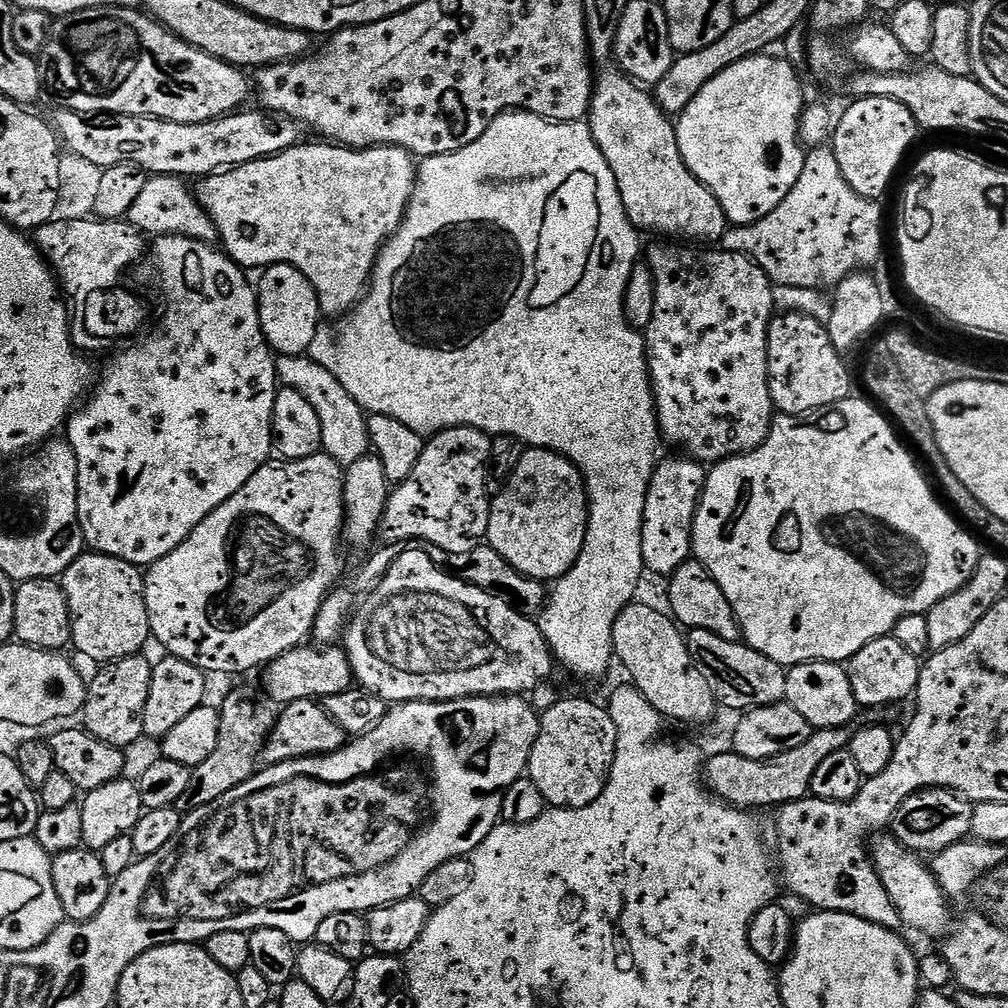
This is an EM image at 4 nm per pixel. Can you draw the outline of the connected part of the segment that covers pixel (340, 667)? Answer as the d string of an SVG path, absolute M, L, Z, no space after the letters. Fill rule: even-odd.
M308 647L291 648L286 654L282 654L263 669L262 675L264 675L265 684L263 687L266 689L267 695L281 705L285 706L300 699L319 701L321 698L347 692L349 688L353 687L352 667L343 647Z

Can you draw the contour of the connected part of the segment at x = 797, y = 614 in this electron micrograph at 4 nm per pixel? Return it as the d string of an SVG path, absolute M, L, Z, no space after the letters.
M856 399L843 400L807 416L777 415L762 446L743 456L731 456L711 465L696 508L692 527L694 559L711 574L718 586L722 586L722 594L726 594L726 602L730 602L740 623L743 643L785 666L809 664L812 660L846 662L858 654L862 646L883 636L891 636L894 626L898 626L902 618L910 618L910 614L927 614L942 602L942 598L950 598L950 594L954 594L954 590L961 588L974 574L982 555L982 549L976 545L977 537L941 503L930 480L928 485L927 478L912 461L913 453L908 453L900 445L901 437L889 417L875 403Z

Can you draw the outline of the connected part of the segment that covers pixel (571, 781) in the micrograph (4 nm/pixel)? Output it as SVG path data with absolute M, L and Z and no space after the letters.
M560 698L554 706L543 709L538 738L528 759L526 776L534 782L534 786L538 786L538 790L542 790L545 805L553 808L581 808L590 806L590 802L594 802L594 798L602 794L615 757L616 727L611 711L607 707L599 708L592 700Z

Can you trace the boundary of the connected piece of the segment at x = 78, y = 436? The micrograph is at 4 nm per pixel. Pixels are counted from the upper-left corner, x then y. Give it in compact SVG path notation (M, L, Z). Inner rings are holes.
M157 236L153 244L156 245L153 248L151 245L150 256L152 252L152 264L156 267L155 283L161 292L168 294L168 300L171 301L168 318L158 323L157 332L149 340L118 353L109 362L104 372L104 385L97 390L96 397L92 401L89 399L83 405L85 408L81 407L66 425L66 439L78 458L78 522L85 545L102 556L113 556L137 566L150 566L166 558L166 554L173 552L210 513L222 506L222 502L238 494L238 490L242 490L242 486L254 478L263 464L269 463L271 456L268 455L274 452L272 415L278 391L277 357L262 334L260 307L256 301L257 289L253 281L251 284L244 277L247 276L245 269L235 264L227 252L215 252L211 243L202 240L185 236Z

